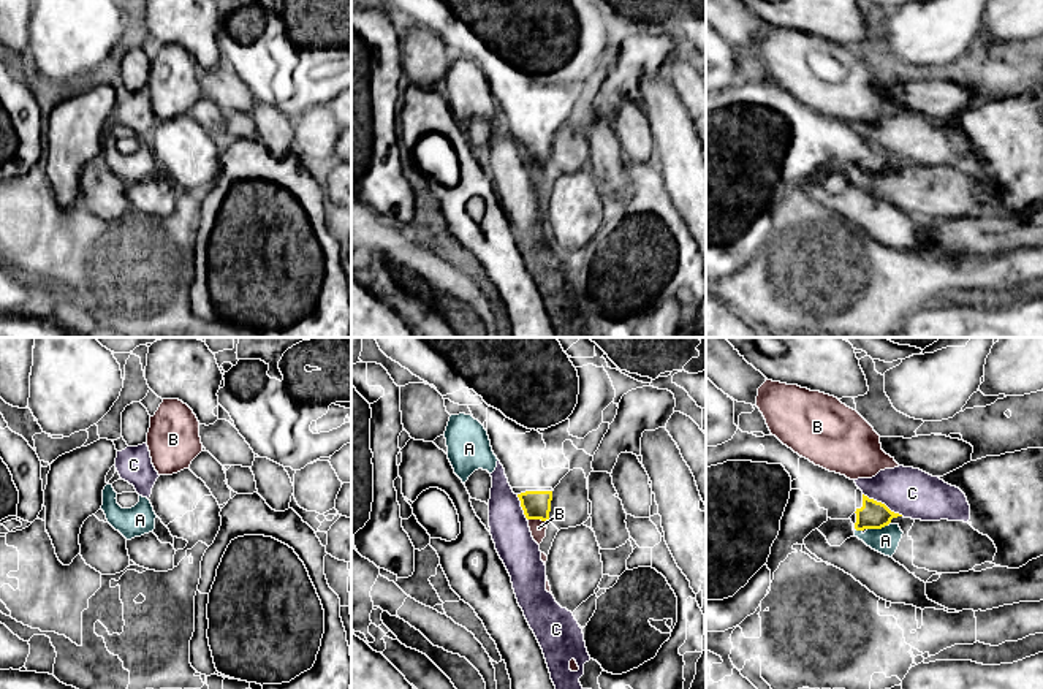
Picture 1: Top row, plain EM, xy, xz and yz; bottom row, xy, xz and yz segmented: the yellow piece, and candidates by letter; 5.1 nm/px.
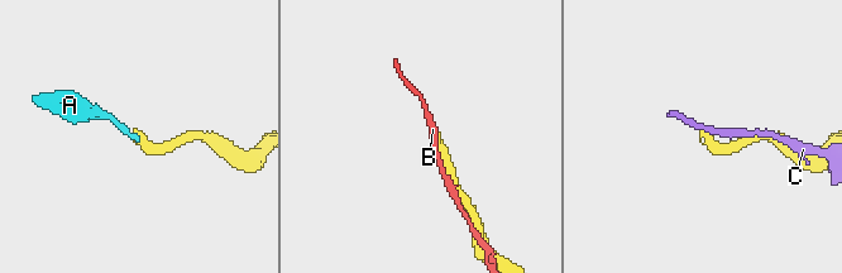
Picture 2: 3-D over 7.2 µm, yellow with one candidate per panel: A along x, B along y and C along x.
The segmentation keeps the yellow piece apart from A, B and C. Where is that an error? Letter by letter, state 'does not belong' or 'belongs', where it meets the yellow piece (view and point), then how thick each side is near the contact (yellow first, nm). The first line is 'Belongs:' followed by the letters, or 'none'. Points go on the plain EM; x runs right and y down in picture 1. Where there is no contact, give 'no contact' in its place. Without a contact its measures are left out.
Belongs: none
A: does not belong; contact yz (877, 173); calibres 140 and 140 nm
B: does not belong; contact xz (538, 163); calibres 140 and 80 nm
C: does not belong; contact yz (883, 149); calibres 140 and 260 nm

